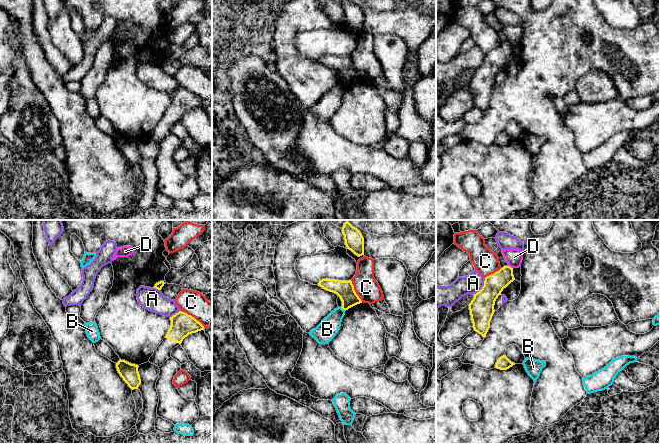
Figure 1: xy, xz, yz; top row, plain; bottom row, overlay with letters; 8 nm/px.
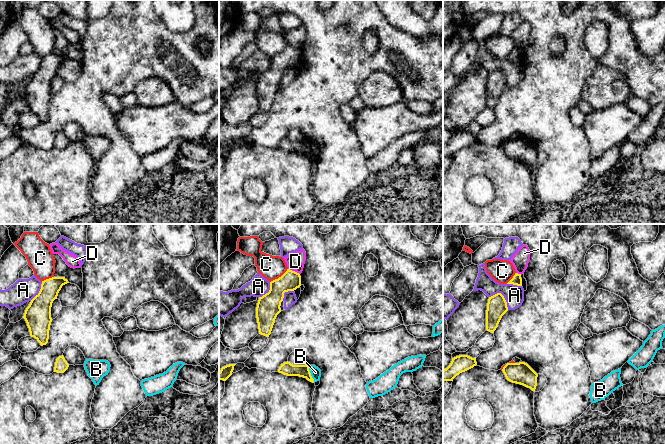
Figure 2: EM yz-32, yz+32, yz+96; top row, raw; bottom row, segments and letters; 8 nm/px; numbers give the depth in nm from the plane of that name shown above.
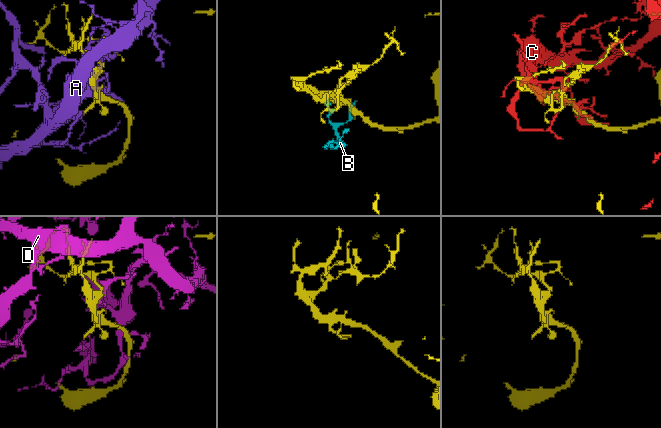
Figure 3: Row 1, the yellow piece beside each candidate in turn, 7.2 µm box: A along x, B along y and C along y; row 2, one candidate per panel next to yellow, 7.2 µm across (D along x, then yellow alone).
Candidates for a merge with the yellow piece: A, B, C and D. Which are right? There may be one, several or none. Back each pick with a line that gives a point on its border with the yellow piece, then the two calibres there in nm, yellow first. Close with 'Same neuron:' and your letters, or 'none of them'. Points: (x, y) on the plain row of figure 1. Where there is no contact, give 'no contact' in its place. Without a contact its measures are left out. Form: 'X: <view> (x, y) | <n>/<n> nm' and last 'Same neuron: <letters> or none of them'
Same neuron: none of them

